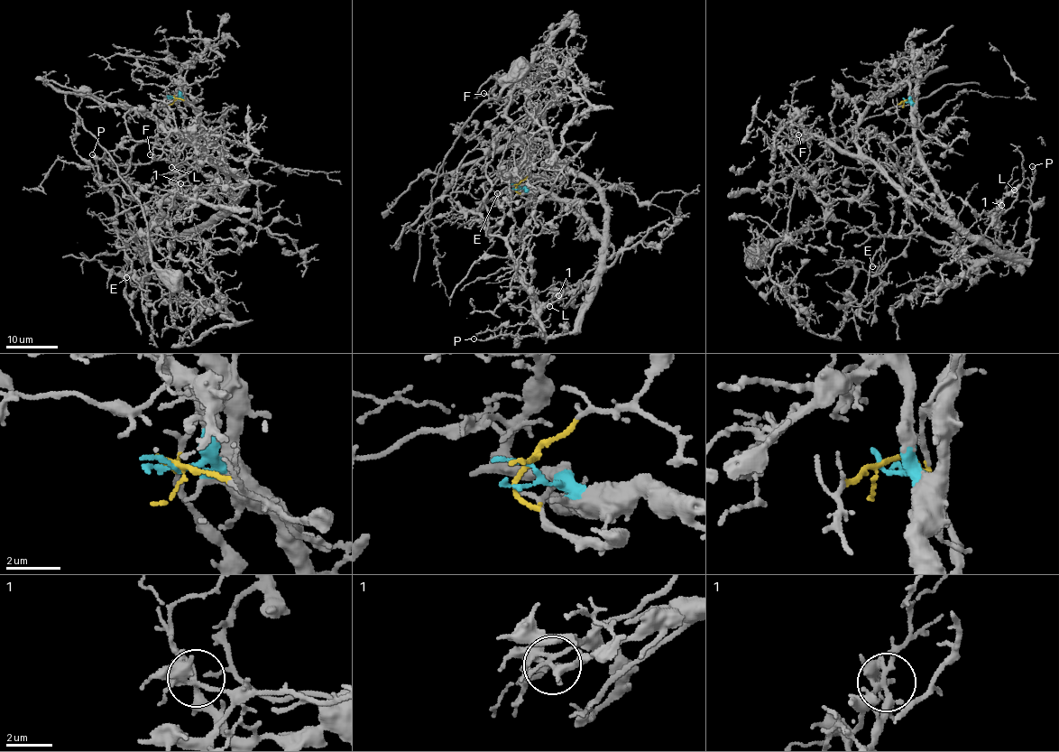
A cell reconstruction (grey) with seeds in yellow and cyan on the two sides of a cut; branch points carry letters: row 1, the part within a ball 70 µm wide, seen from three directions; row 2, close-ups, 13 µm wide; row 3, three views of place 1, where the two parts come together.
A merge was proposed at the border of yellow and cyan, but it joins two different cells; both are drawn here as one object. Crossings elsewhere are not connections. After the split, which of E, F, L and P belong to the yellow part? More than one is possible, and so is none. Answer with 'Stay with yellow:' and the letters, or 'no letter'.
Stay with yellow: E

